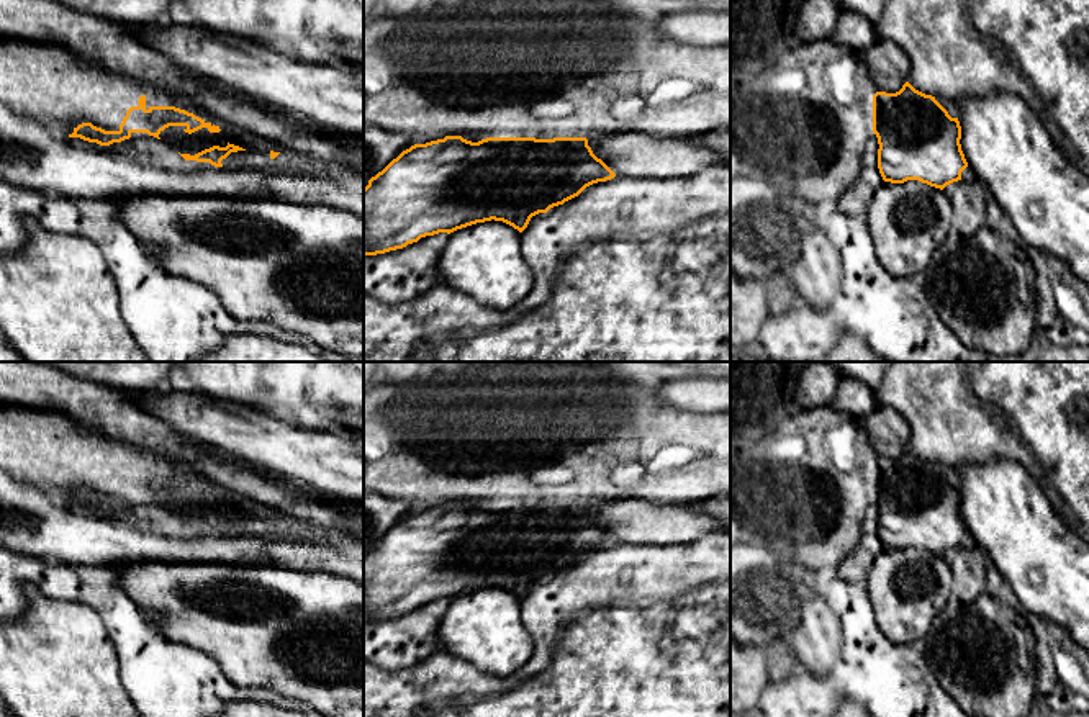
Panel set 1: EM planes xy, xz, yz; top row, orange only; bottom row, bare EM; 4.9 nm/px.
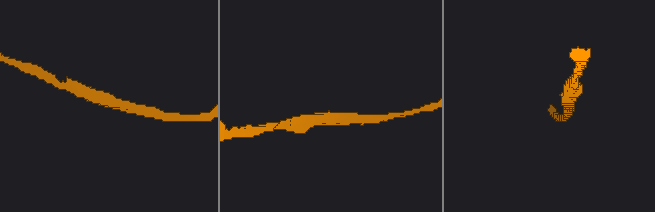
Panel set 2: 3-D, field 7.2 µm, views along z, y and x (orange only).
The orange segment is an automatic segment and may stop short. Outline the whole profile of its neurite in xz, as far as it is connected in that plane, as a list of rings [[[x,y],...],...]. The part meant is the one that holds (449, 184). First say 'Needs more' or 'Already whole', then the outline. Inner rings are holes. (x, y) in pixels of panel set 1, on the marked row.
Already whole. [[[445,136],[414,144],[364,188],[364,257],[403,249],[421,237],[503,221],[522,232],[531,218],[578,196],[586,187],[614,178],[586,138],[486,138],[478,142]]]

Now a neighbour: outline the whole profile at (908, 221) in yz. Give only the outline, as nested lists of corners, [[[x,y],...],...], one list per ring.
[[[919,180],[884,182],[873,195],[866,221],[883,267],[894,277],[922,278],[953,223],[945,190]]]

